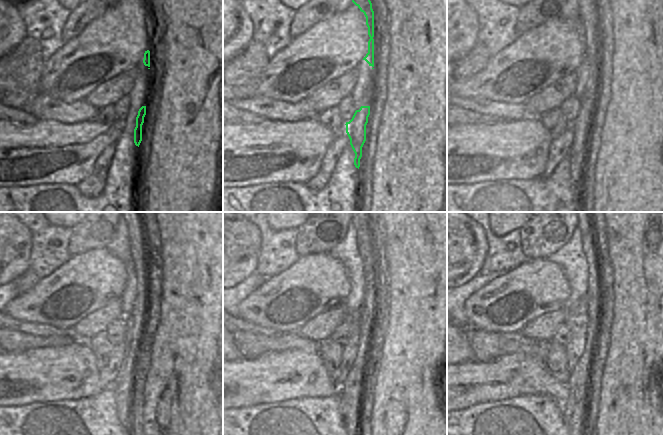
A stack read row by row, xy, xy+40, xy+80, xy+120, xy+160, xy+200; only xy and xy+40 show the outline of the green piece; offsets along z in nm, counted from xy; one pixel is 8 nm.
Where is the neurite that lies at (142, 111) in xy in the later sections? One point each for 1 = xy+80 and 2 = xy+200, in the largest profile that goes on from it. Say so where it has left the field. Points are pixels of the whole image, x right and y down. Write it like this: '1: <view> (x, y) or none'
1: xy+80 (581, 125)
2: xy+200 (575, 409)

